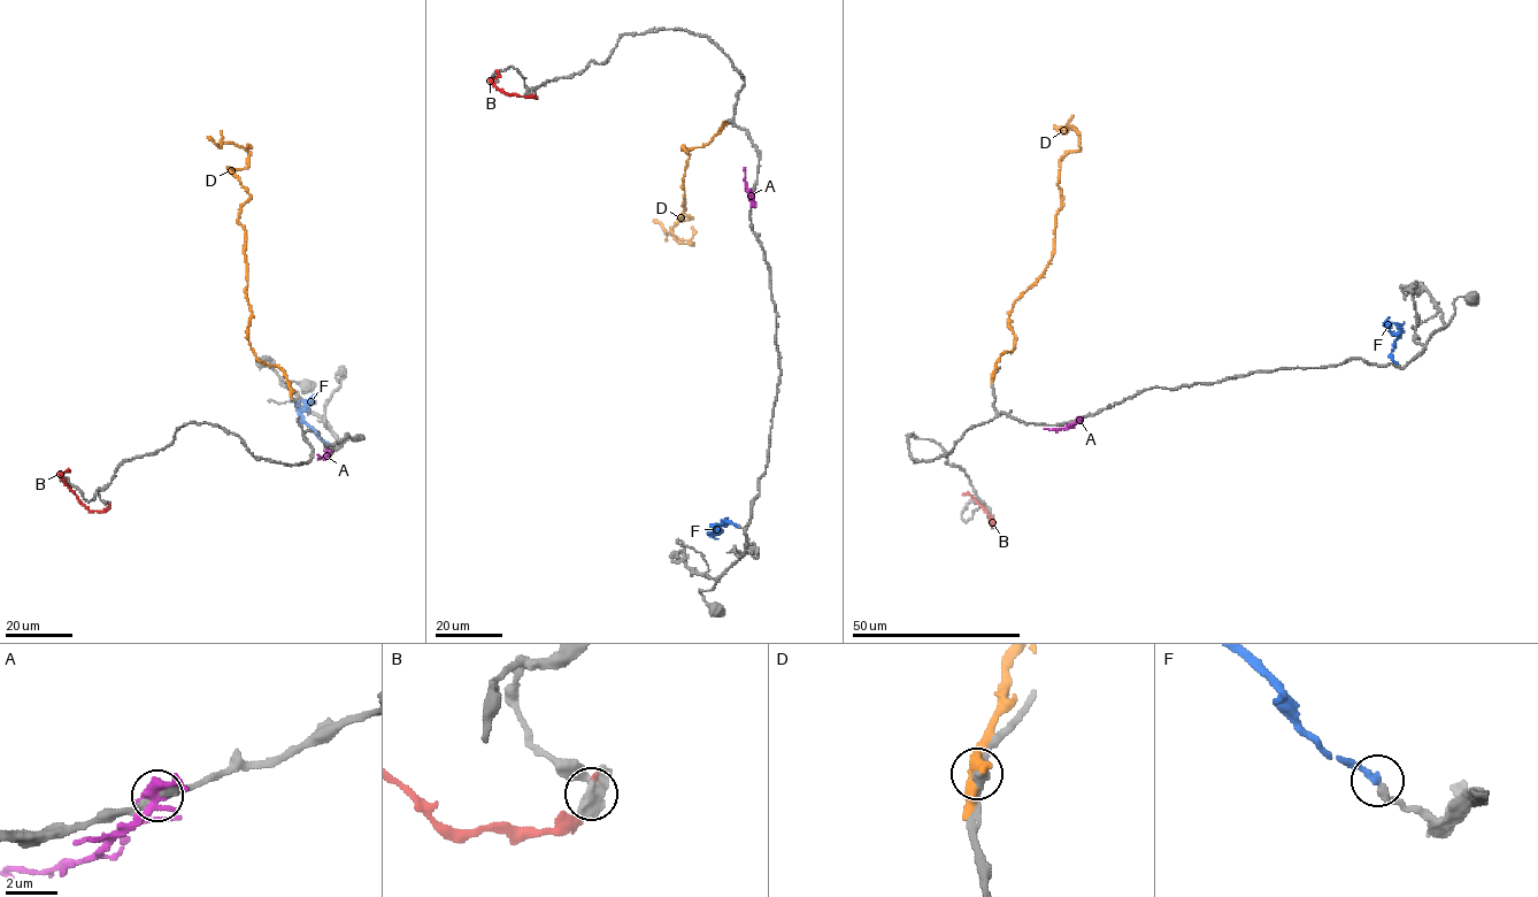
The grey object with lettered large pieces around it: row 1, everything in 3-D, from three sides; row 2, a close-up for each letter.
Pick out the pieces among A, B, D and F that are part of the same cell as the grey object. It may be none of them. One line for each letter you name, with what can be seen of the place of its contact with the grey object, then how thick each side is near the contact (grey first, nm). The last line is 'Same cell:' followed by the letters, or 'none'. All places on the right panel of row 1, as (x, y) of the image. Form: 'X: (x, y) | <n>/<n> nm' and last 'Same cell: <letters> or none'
F: (1396, 363) | 300/280 nm
Same cell: F

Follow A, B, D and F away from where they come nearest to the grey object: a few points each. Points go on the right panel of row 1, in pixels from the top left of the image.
A: (1078, 419), (1064, 428), (1044, 428)
B: (992, 519), (992, 527), (989, 514), (968, 495), (962, 495)
D: (992, 377), (1014, 350), (1013, 303), (1051, 259), (1060, 160), (1081, 151), (1074, 128), (1054, 125)
F: (1396, 363), (1391, 354), (1397, 337), (1386, 321), (1382, 324)

